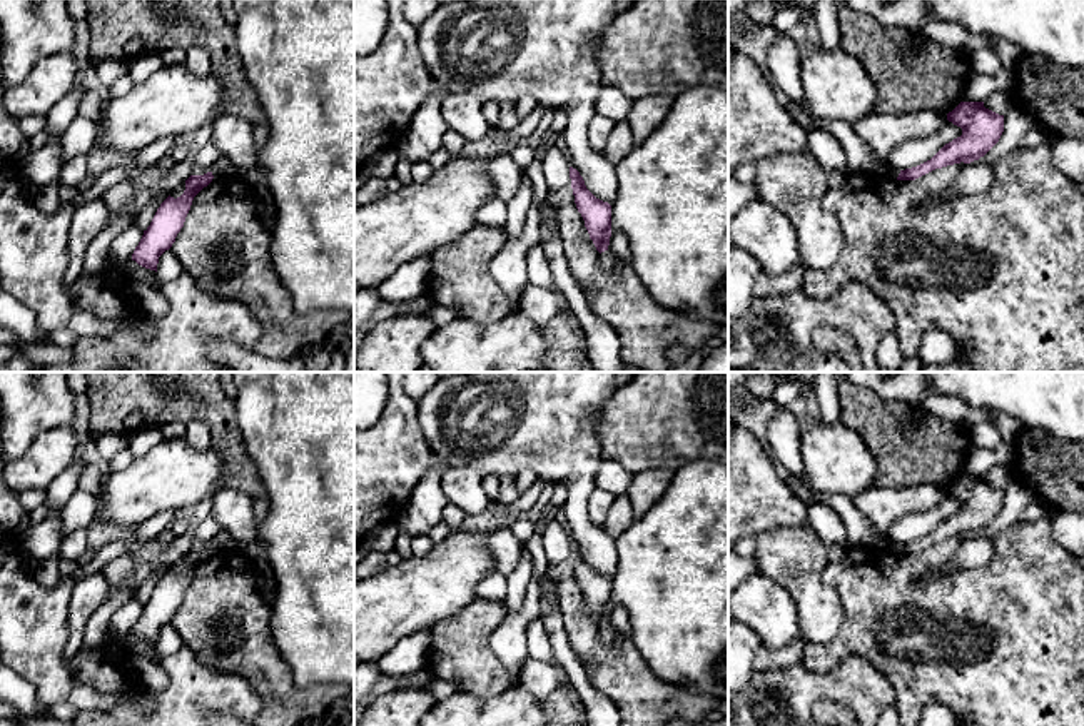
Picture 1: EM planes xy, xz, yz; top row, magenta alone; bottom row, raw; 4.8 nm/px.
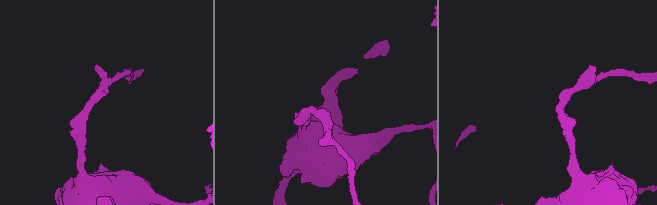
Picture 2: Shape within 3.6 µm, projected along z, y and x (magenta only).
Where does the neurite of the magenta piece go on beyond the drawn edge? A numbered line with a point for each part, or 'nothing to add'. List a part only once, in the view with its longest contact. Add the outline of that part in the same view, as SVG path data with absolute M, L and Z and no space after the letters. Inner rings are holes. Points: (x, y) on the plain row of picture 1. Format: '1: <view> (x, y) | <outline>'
nothing to add

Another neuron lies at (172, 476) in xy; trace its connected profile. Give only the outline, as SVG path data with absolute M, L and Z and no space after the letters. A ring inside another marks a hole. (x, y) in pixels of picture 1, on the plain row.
M185 437L164 439L147 454L104 479L97 499L102 501L100 514L105 522L139 526L164 511L194 511L204 497L214 496L222 487L225 464L210 446L205 451L192 449Z

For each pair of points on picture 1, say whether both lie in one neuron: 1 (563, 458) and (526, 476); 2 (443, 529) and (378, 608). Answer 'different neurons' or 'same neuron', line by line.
1: different neurons
2: different neurons

